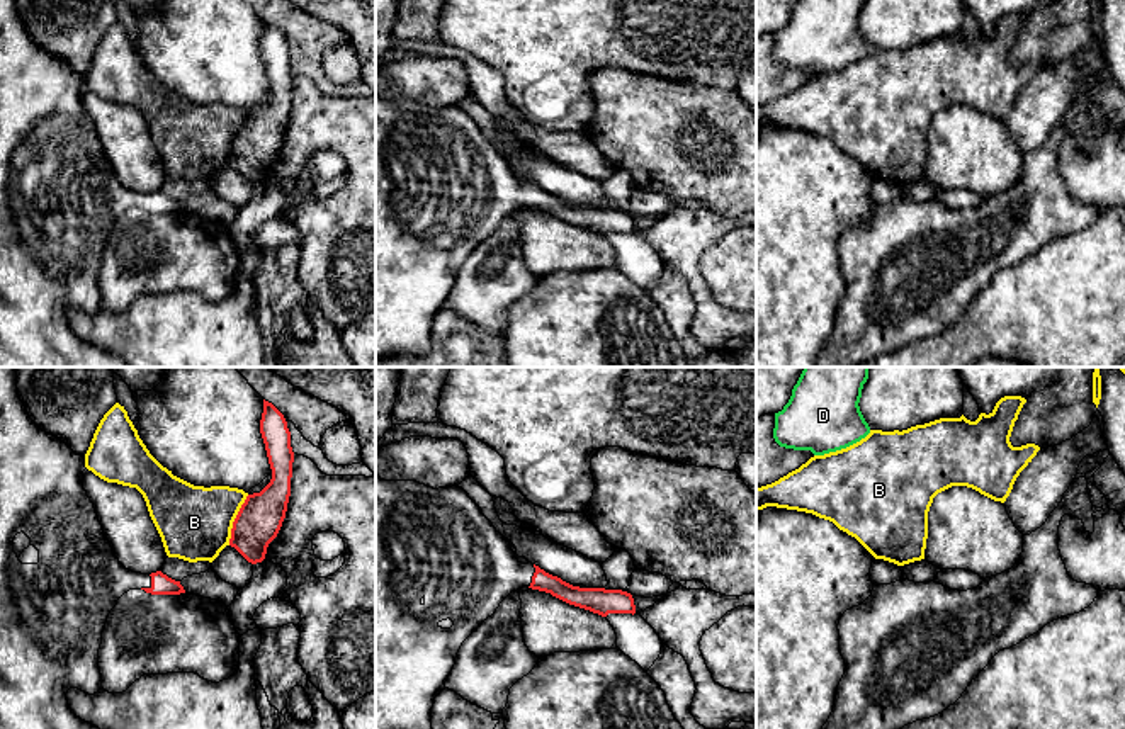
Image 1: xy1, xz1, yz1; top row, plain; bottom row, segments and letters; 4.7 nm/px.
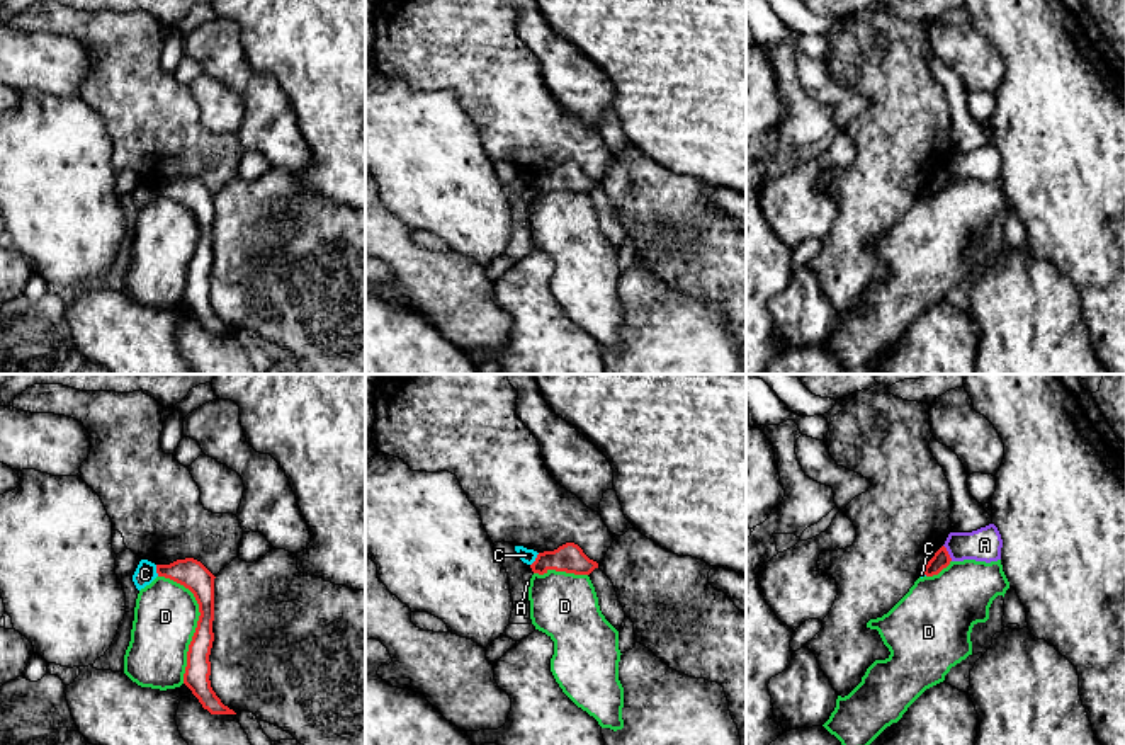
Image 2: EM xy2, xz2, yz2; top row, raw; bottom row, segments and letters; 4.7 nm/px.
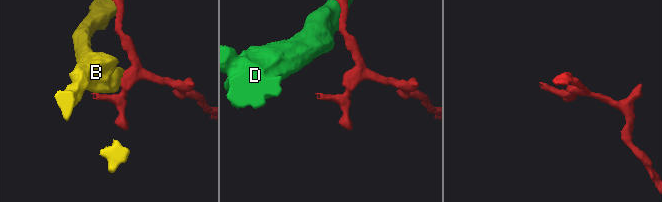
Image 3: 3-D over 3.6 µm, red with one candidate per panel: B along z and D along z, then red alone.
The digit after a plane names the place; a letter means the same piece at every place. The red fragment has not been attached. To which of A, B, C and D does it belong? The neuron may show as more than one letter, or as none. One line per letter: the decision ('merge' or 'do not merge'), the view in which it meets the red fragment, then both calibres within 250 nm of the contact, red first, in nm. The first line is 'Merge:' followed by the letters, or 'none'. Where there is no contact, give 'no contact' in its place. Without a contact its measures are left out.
Merge: none
A: do not merge | yz2 | 90/160 nm
B: do not merge | xy1 | 220/340 nm
C: do not merge | xz2 | 140/70 nm
D: do not merge | xy2 | 140/300 nm

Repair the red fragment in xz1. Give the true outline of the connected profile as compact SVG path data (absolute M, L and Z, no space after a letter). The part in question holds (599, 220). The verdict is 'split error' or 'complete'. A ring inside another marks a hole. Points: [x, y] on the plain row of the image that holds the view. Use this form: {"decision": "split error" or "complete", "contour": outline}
{"decision": "split error", "contour": "M376 97L376 359L430 352L433 318L445 308L462 262L522 206L551 212L602 236L636 233L627 211L573 206L532 182L522 184L510 161L462 107L433 109L416 100Z"}

